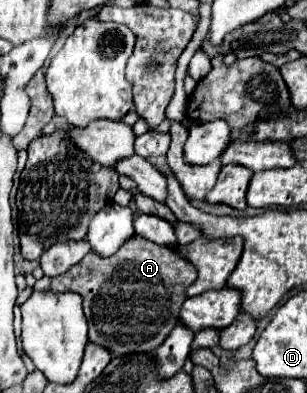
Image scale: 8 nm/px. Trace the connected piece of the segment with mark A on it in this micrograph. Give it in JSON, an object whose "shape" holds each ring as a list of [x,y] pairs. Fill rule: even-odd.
{"shape":[[[131,236],[109,258],[89,252],[69,272],[53,278],[51,290],[79,294],[89,324],[89,342],[107,348],[113,356],[127,356],[151,352],[169,336],[177,326],[177,308],[185,302],[183,292],[193,284],[195,274],[175,248]]]}

